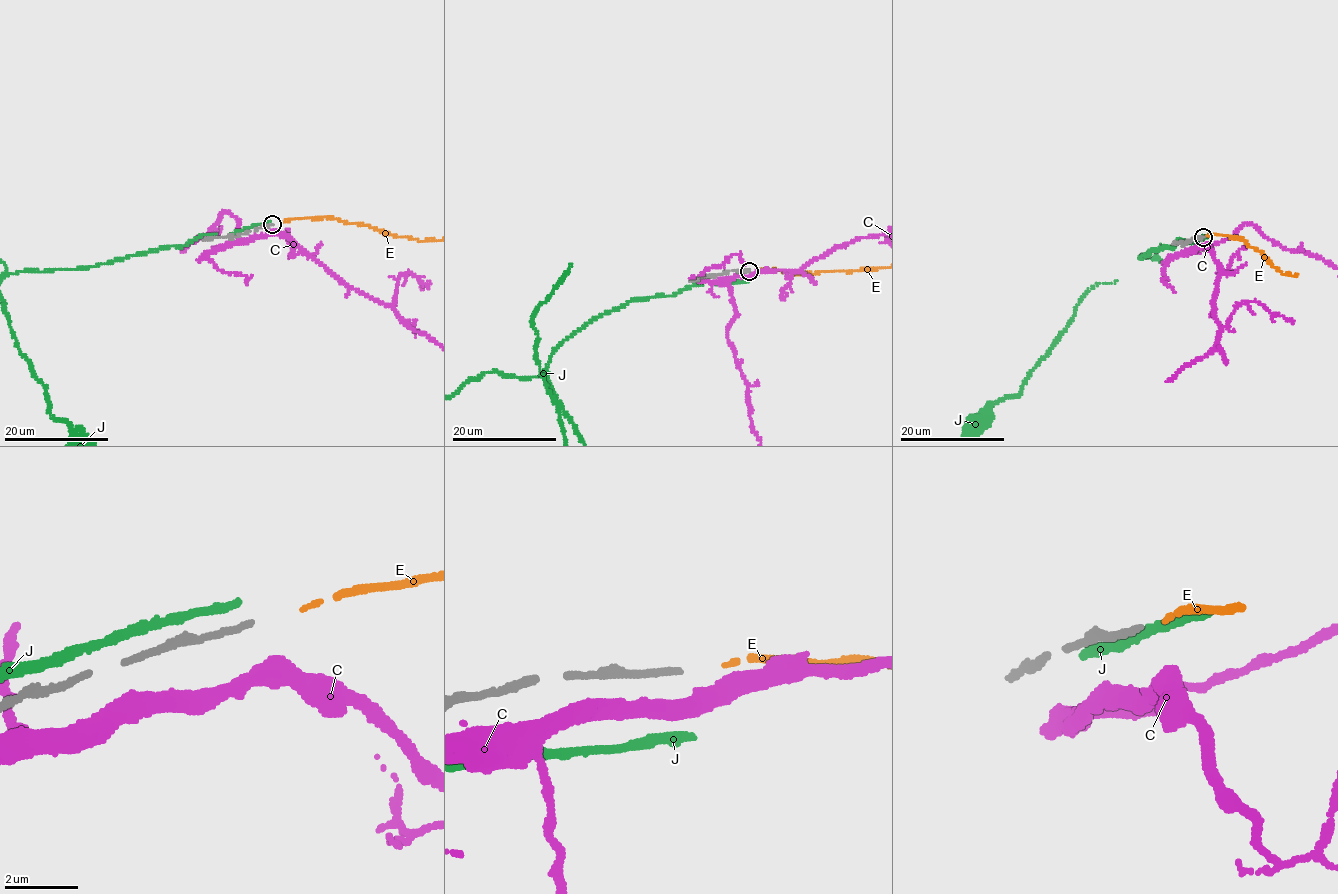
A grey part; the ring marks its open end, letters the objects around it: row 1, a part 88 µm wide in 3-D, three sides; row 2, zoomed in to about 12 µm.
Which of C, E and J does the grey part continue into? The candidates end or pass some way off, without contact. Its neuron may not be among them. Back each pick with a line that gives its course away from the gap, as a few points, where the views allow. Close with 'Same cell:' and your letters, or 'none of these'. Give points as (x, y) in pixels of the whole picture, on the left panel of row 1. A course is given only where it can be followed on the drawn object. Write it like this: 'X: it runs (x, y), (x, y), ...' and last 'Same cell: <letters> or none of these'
Same cell: E

